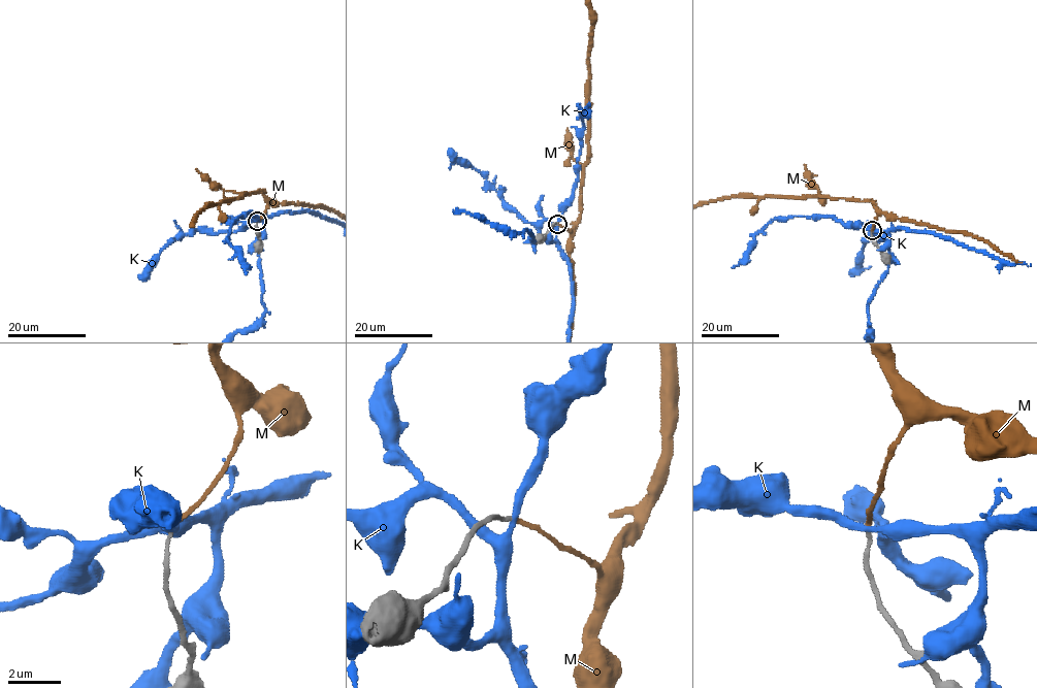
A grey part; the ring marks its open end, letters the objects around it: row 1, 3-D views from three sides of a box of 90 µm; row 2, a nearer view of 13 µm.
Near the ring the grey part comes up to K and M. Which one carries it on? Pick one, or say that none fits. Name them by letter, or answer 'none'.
M

